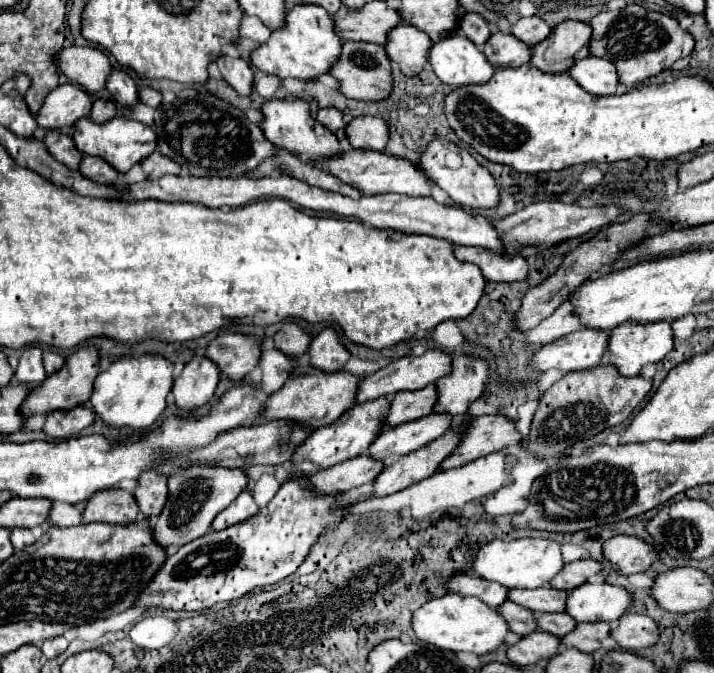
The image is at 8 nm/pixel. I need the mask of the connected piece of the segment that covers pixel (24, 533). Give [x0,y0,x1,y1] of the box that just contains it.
[10,529,36,551]

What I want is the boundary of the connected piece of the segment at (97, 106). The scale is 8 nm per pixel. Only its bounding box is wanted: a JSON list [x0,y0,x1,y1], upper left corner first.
[90,99,118,123]

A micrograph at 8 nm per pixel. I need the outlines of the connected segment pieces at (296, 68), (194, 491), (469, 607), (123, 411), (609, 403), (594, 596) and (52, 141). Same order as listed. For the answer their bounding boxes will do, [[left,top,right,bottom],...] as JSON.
[[252,5,342,79],[154,463,248,545],[412,593,508,655],[90,355,172,431],[522,365,652,459],[566,583,630,623],[44,131,82,169]]

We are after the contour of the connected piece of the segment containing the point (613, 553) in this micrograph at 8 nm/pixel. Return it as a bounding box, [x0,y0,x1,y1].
[602,535,658,577]

